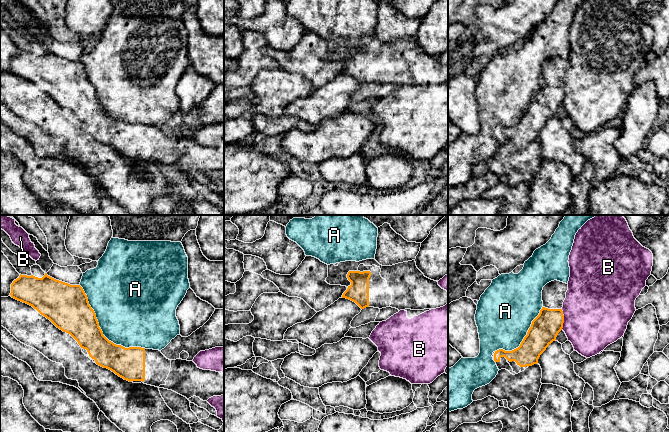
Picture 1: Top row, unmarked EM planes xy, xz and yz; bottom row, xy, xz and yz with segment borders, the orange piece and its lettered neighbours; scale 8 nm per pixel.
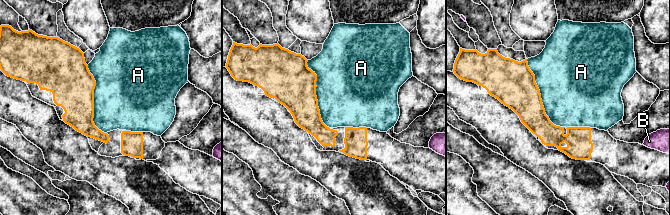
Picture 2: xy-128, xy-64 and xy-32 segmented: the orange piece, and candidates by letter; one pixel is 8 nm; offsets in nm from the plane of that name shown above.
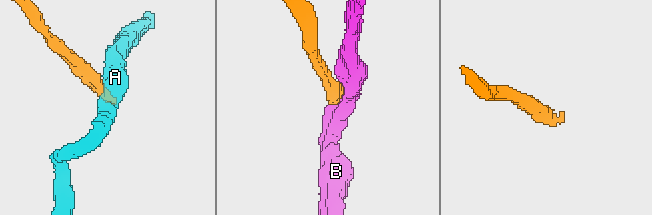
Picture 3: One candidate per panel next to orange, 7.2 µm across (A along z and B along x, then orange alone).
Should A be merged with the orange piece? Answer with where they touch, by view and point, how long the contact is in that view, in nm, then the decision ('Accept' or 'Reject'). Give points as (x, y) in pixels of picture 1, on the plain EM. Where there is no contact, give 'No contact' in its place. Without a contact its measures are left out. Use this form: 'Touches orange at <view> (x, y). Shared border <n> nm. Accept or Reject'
Touches orange at xy (101, 107). Shared border 750 nm. Reject

